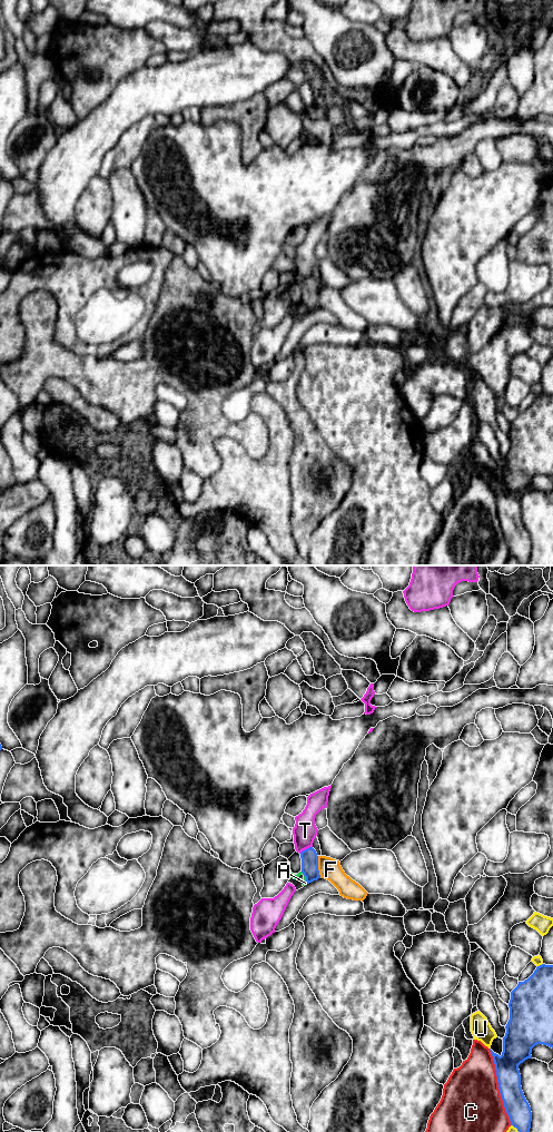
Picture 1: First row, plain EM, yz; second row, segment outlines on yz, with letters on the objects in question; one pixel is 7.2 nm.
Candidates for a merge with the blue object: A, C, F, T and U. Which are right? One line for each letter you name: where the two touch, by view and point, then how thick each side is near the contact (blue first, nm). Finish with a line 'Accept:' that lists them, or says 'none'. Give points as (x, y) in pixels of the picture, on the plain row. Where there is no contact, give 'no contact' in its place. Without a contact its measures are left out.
Accept: none

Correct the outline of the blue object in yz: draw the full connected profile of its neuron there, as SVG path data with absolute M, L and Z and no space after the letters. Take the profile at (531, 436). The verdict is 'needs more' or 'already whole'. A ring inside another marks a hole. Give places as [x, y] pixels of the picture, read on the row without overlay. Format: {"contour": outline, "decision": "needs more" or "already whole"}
{"contour": "M542 394L527 410L519 412L511 422L508 437L502 485L490 481L511 555L527 565L532 542L522 521L519 495L532 489L532 479L537 474L553 479L553 395Z", "decision": "already whole"}

